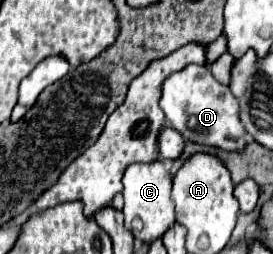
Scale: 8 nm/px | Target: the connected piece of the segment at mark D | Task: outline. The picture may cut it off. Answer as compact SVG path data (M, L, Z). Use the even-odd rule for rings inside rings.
M192 65L176 75L170 75L164 81L160 107L168 119L168 125L176 129L186 141L236 153L242 153L250 141L248 131L240 121L238 99L226 85L218 83L204 65Z

